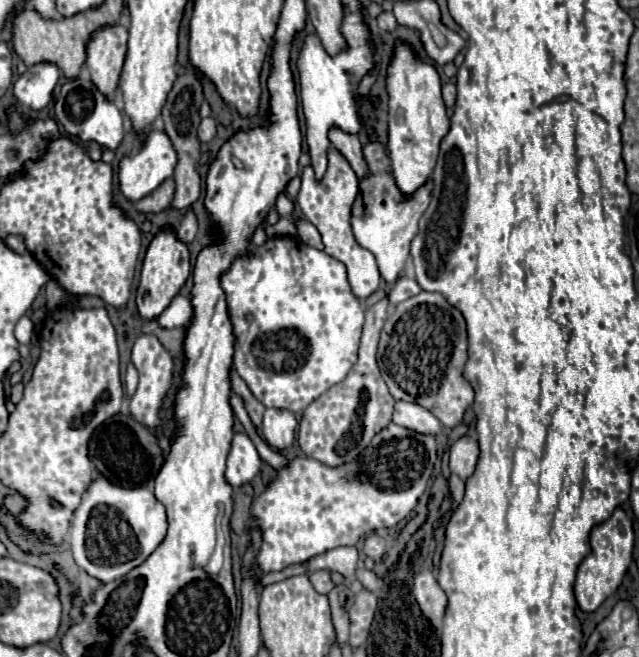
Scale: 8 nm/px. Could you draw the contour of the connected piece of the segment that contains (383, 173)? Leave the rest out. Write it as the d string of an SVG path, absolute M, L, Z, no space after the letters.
M376 132L368 134L368 142L364 144L364 160L368 160L368 172L372 172L372 176L358 182L360 190L350 212L350 222L356 242L374 254L380 278L386 284L394 284L406 264L406 258L410 254L410 242L418 234L418 220L430 204L434 186L432 180L428 180L412 196L404 196L396 186L390 158L386 154L386 148L380 144Z

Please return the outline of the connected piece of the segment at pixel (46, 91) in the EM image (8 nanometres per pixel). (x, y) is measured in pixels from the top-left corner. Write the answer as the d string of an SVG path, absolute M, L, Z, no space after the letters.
M40 62L30 66L14 82L14 96L18 104L28 106L32 110L44 108L52 98L52 90L58 78L60 78L60 70L52 62Z

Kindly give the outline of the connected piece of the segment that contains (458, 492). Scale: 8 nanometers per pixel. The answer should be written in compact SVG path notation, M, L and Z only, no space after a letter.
M450 474L448 486L450 486L450 494L452 494L454 504L458 504L458 502L464 498L464 482L462 482L456 474Z

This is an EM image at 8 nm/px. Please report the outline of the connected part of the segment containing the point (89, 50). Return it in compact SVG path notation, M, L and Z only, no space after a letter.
M114 24L92 32L86 44L86 66L92 74L92 82L108 100L114 100L118 88L118 78L126 58L126 42L128 30Z

